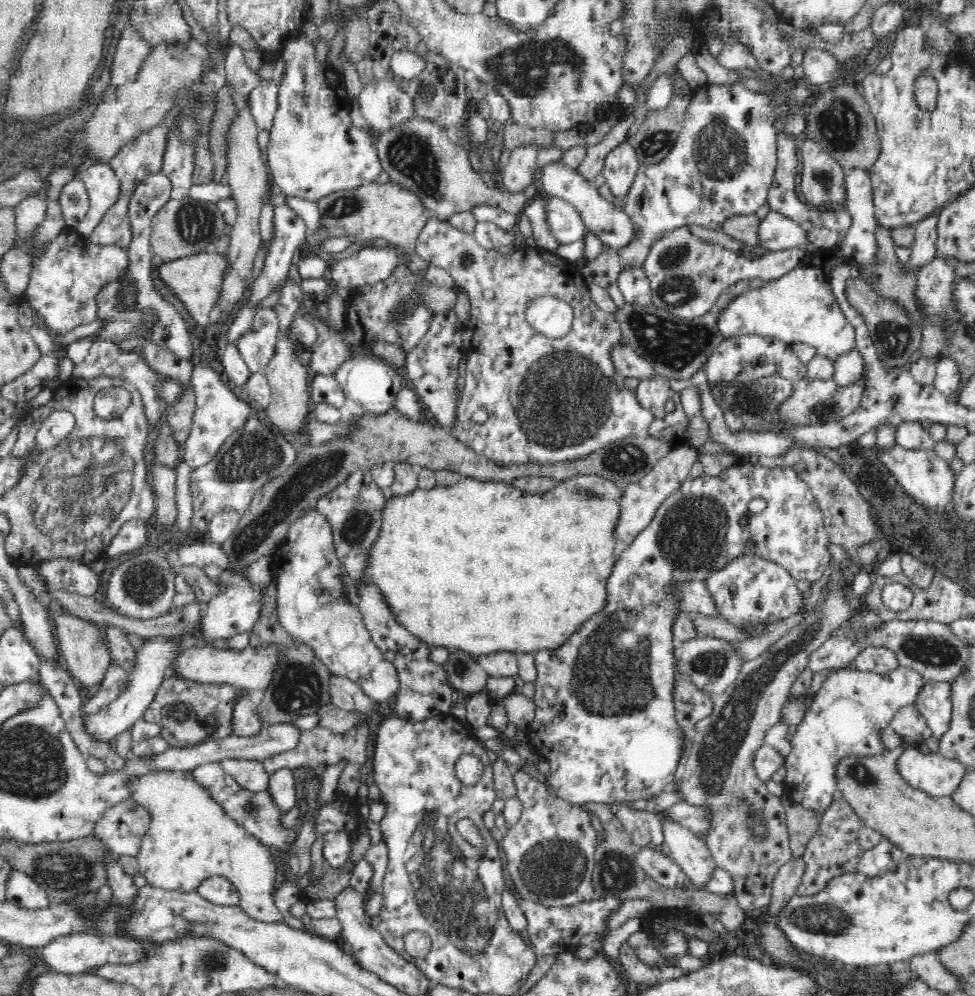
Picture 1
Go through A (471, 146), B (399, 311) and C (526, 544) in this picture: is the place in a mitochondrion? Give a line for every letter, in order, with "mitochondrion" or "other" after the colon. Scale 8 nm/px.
A: other
B: mitochondrion
C: other

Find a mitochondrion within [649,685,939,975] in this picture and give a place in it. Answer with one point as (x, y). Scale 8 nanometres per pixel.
(824, 919)

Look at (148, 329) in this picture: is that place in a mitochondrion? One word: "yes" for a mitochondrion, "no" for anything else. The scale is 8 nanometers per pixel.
no

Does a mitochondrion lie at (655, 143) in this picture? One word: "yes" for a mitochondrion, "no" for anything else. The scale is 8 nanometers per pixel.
yes

